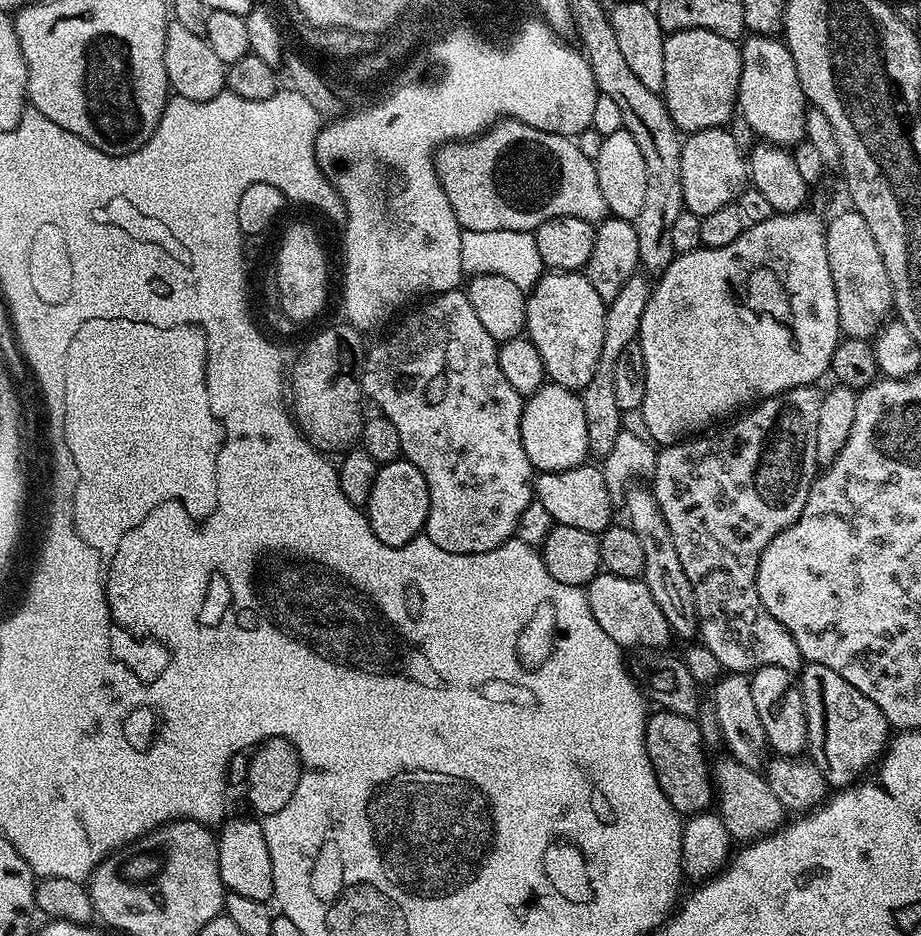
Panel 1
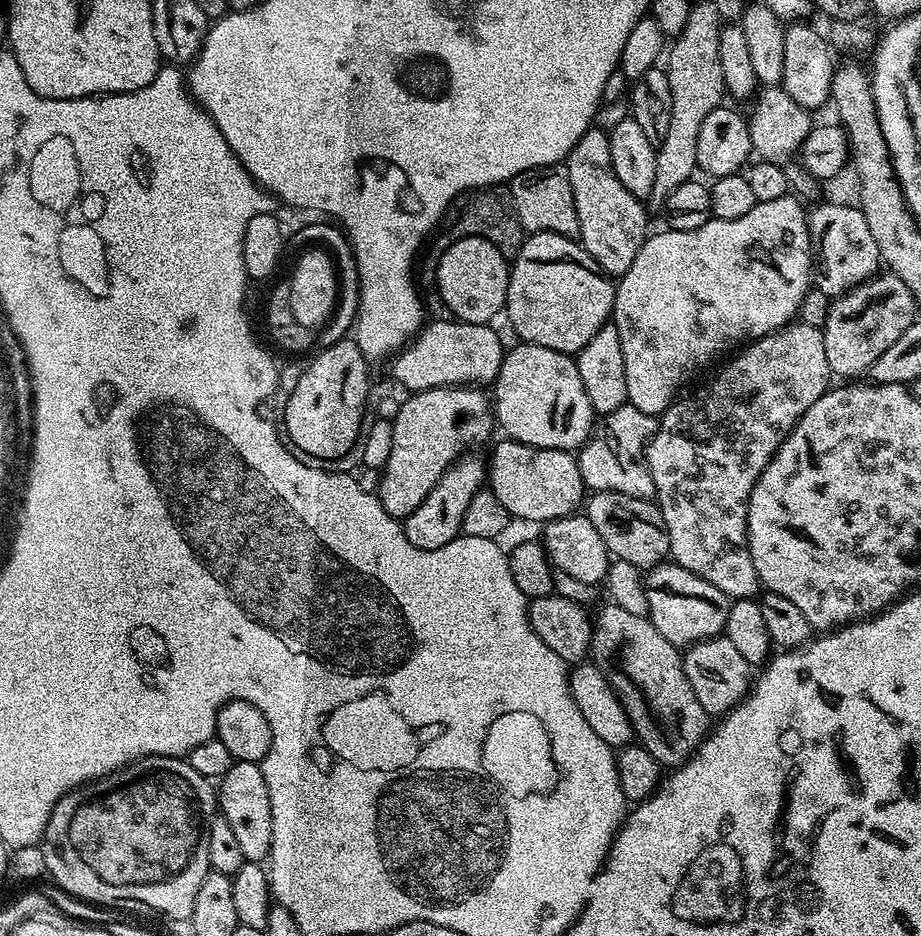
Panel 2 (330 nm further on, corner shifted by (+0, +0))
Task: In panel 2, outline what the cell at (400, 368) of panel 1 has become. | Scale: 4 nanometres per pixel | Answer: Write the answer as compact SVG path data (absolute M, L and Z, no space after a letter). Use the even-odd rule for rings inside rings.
M464 454L457 459L443 474L438 478L434 490L426 494L422 506L414 510L410 515L403 517L402 527L404 536L416 548L421 548L427 552L438 550L446 546L457 536L461 535L460 527L462 518L466 514L466 506L470 506L470 498L481 491L486 484L486 464L476 456Z

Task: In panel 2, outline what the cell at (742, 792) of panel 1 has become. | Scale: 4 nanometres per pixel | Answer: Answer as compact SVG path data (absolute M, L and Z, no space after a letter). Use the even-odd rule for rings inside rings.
M613 602L607 604L600 613L595 613L592 630L591 663L600 669L610 686L616 691L621 706L632 723L632 731L640 747L645 748L661 766L679 766L695 752L710 728L710 717L702 710L702 702L694 698L690 682L686 678L681 649L676 648L658 630L654 630L647 616L630 614L622 606Z

